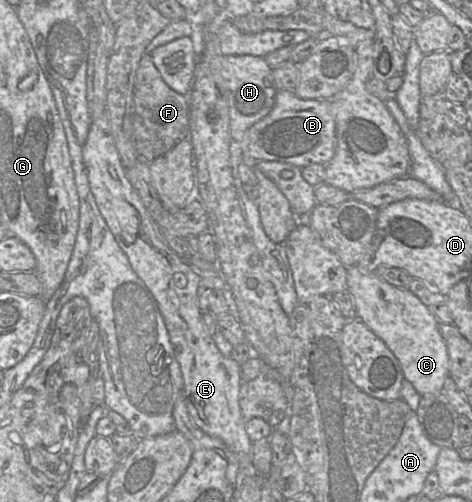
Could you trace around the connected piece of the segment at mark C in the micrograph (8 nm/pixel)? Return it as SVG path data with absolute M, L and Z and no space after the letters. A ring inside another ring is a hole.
M356 265L347 268L347 291L354 299L357 318L386 344L399 361L404 379L410 382L421 396L442 393L444 383L449 377L449 356L439 330L439 320L409 289L394 286L375 272L363 272Z

